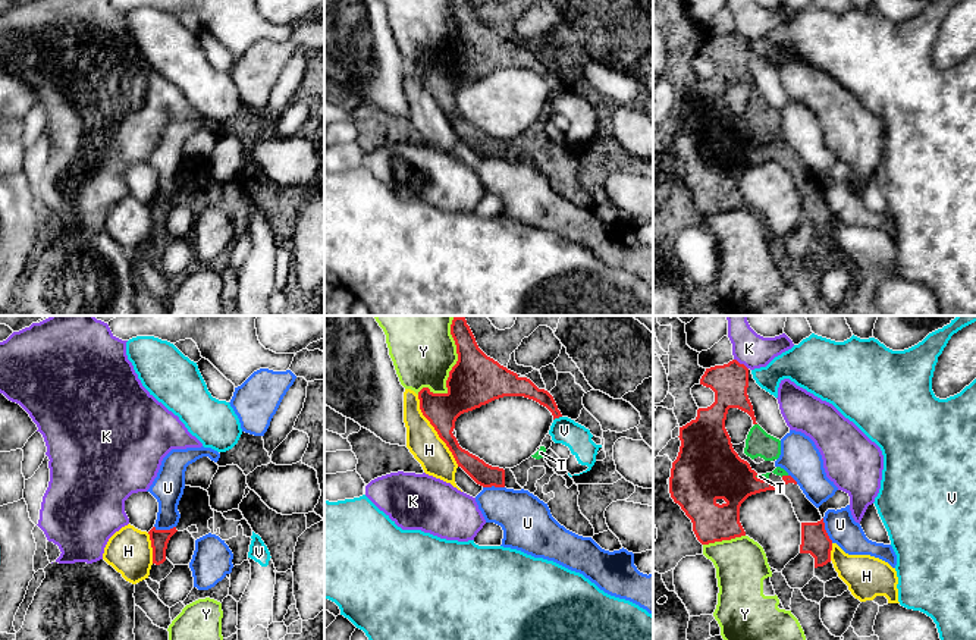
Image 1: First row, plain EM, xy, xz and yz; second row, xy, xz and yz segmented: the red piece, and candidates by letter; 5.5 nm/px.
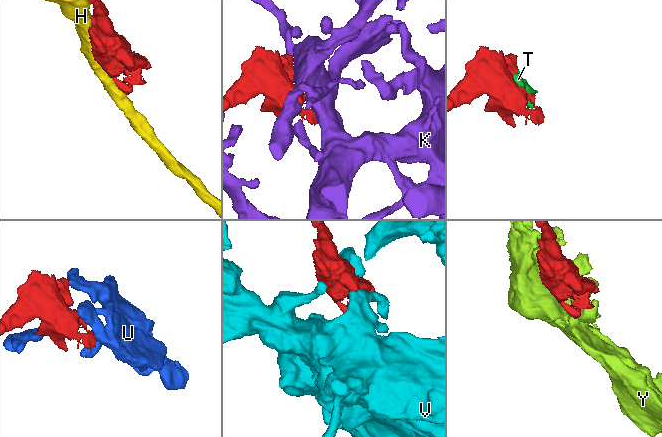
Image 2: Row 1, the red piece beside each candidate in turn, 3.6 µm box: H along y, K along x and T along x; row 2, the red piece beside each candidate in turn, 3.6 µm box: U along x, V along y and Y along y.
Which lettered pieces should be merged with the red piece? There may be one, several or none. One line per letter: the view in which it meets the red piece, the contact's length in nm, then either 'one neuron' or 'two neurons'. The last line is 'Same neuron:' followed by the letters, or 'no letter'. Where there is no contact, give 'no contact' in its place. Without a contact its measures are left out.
H: contact in xz; length 460 nm; two neurons
K: contact in yz; length 100 nm; two neurons
T: contact in yz; length 80 nm; one neuron
U: contact in yz; length 150 nm; two neurons
V: contact in xz; length 50 nm; two neurons
Y: contact in xz; length 460 nm; two neurons
Same neuron: T

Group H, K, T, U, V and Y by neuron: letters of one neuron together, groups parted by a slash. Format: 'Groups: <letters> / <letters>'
Groups: H / K / T / U Y / V

